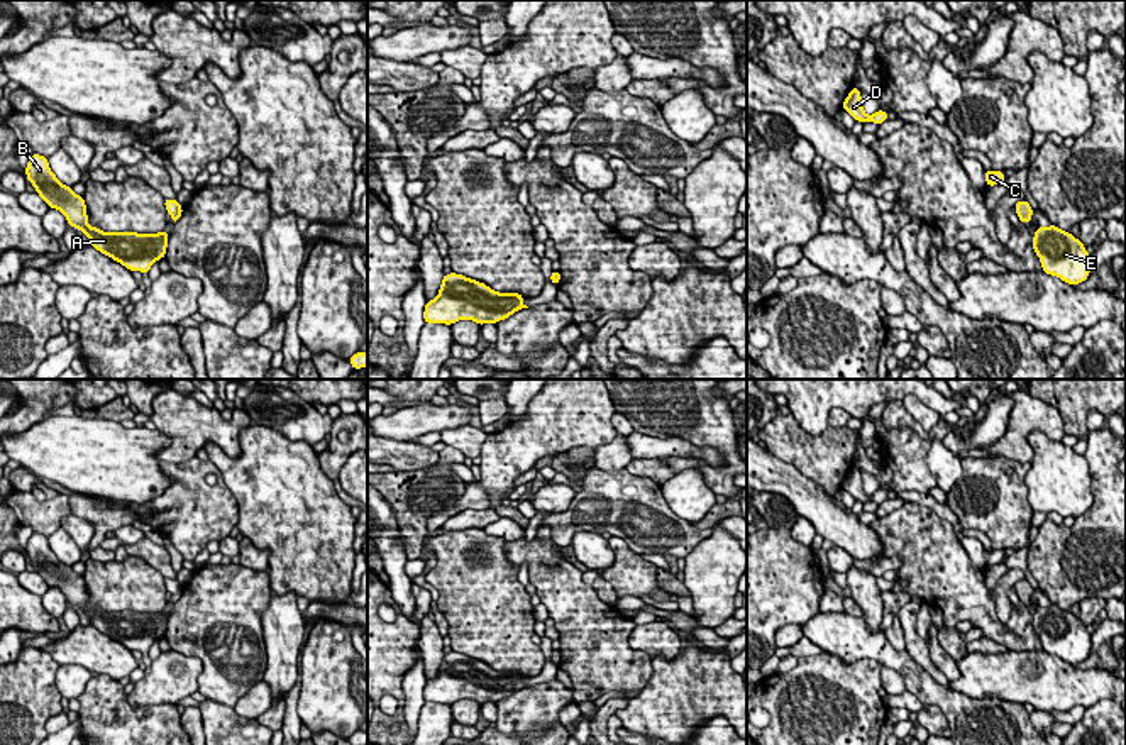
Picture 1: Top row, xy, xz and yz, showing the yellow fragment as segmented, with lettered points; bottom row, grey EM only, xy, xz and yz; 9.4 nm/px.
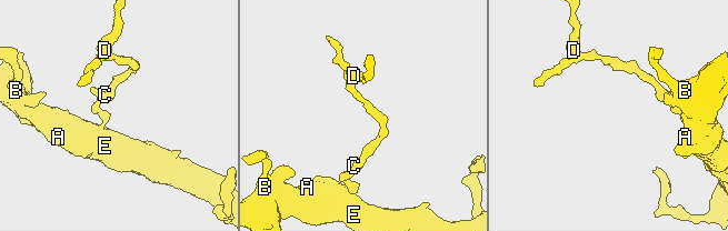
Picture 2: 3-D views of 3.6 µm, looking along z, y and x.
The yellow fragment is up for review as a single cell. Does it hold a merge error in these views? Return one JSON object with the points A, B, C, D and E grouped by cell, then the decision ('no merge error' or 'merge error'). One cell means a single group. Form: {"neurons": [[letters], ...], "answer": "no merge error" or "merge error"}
{"neurons": [["A", "B", "C", "D", "E"]], "answer": "no merge error"}

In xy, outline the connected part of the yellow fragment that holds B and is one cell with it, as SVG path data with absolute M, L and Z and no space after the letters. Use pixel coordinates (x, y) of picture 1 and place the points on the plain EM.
M32 533L25 545L25 557L49 588L58 588L73 608L80 608L91 626L125 645L129 650L149 652L157 638L164 638L168 618L164 610L157 613L102 611L88 604L86 582L71 566L63 564L51 550L47 537Z

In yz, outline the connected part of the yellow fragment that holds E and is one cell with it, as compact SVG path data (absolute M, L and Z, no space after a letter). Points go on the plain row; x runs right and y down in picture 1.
M1053 603L1036 608L1033 630L1040 637L1043 652L1057 655L1067 664L1080 664L1090 654L1092 642L1085 625Z

